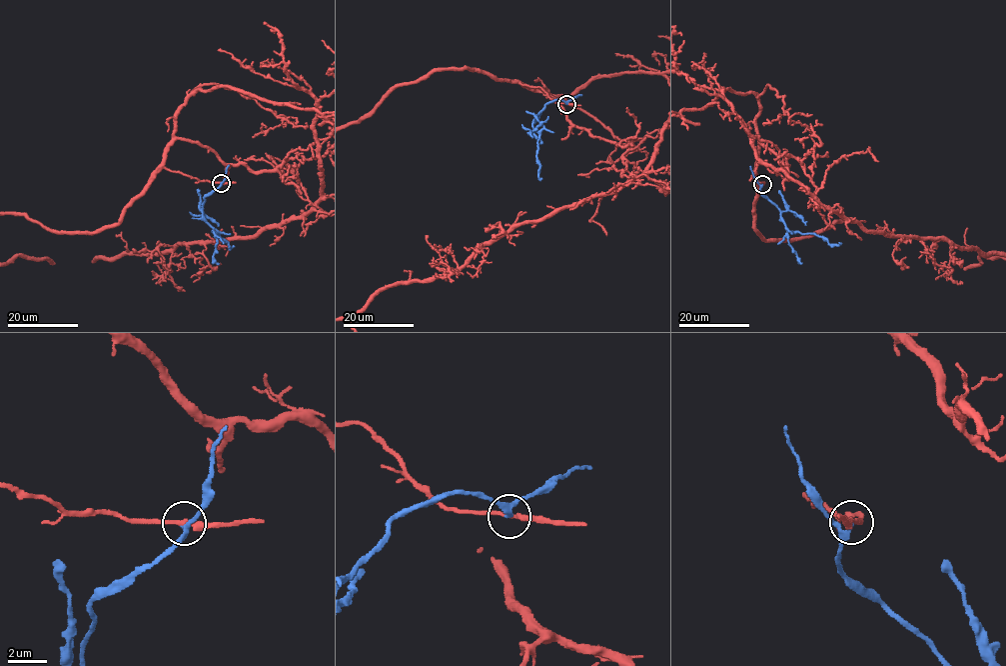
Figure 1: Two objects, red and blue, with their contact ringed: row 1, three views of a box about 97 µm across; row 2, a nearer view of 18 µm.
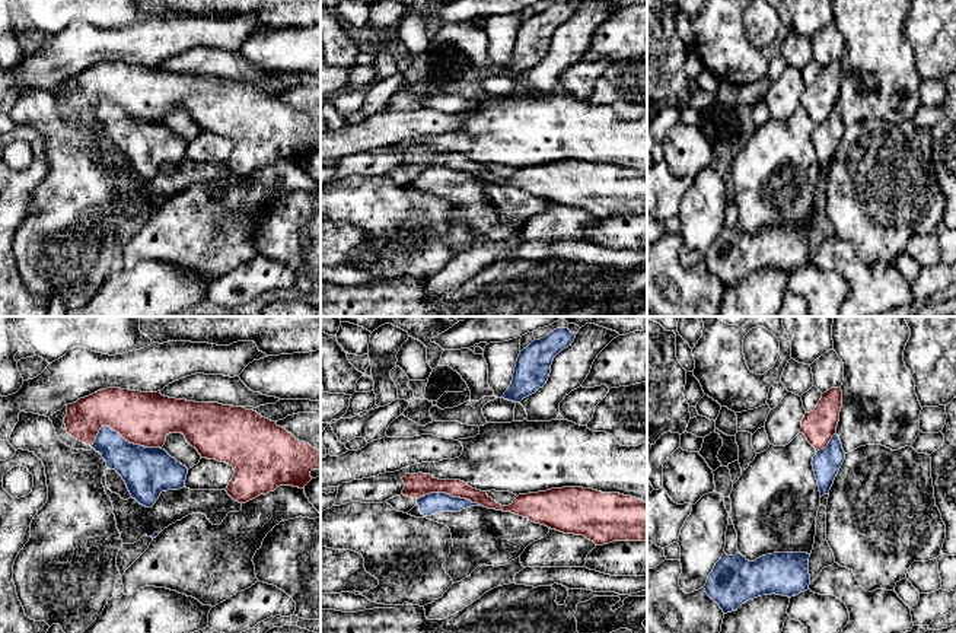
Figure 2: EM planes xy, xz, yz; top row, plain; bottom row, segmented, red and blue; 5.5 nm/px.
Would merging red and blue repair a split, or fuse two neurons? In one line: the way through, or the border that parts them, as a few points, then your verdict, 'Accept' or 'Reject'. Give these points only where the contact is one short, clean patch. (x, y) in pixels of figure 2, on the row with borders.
Boundary: xy (91, 445), (96, 433), (110, 426), (130, 442), (161, 448). Reject

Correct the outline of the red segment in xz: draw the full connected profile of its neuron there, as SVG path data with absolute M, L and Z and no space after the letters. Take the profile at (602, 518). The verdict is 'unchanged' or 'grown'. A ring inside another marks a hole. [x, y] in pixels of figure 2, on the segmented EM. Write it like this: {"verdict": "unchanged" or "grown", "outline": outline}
{"verdict": "unchanged", "outline": "M418 473L405 474L402 481L402 494L412 499L446 493L488 509L512 512L564 534L583 535L596 545L627 540L647 543L647 503L631 496L563 487L519 494L512 505L501 506L487 492L461 480L439 480Z"}

